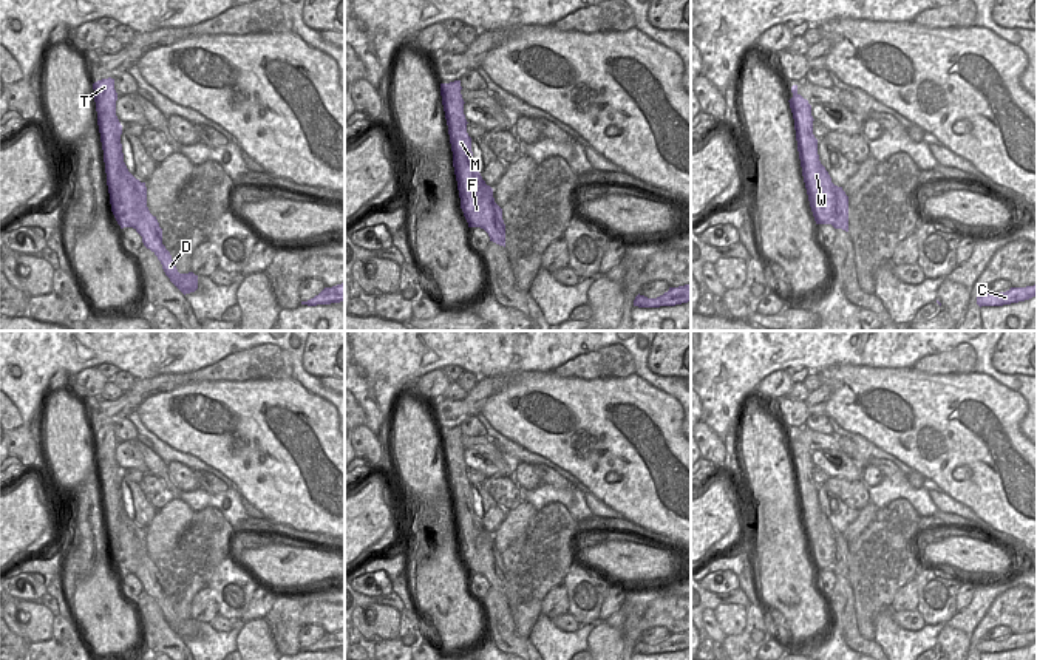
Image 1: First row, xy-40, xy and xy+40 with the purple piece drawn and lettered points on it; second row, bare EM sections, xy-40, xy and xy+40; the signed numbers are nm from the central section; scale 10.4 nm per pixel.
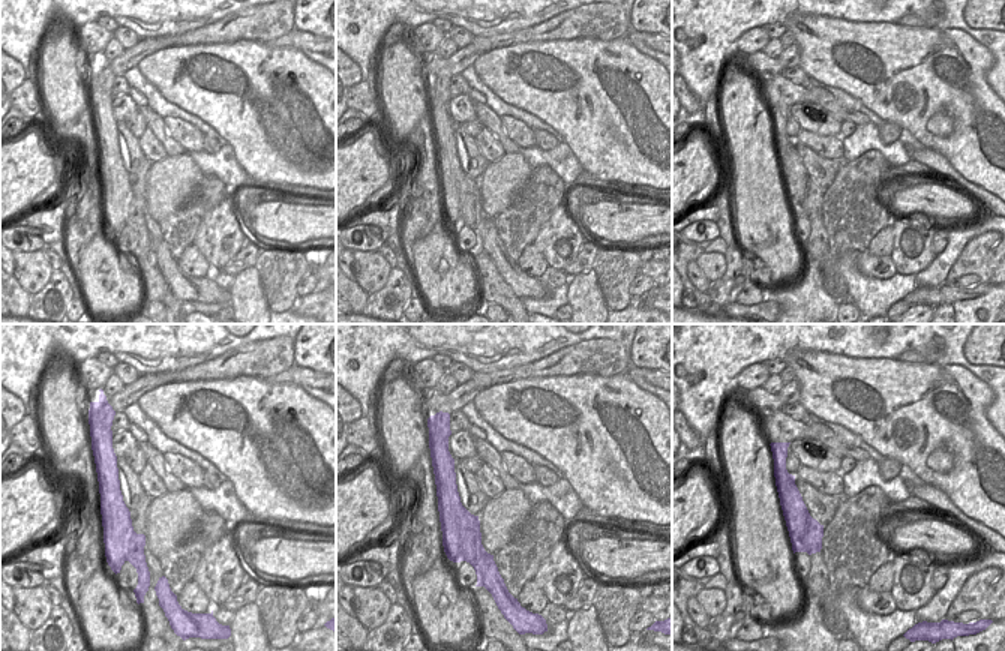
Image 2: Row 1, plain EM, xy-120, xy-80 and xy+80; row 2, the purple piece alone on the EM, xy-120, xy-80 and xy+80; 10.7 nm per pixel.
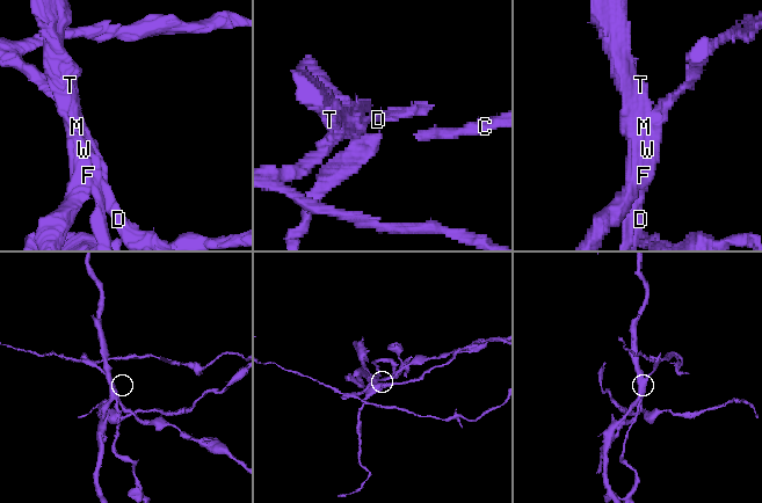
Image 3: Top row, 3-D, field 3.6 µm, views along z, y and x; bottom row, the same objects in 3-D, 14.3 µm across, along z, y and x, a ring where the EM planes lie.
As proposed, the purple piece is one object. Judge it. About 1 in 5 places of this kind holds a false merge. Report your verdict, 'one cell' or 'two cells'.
two cells

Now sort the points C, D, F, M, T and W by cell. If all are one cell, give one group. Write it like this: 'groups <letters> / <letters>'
groups C D F W / M T

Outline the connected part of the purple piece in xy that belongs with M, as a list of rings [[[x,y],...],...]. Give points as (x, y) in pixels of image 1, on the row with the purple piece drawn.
[[[461,80],[440,83],[442,105],[448,125],[450,144],[453,151],[453,167],[457,181],[459,195],[464,193],[464,165],[473,158],[471,138],[467,133],[467,119],[464,114],[464,99],[461,94]]]

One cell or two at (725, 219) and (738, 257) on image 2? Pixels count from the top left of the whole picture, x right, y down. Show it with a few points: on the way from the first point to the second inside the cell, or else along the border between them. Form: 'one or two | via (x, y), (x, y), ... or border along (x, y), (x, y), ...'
two | border along (735, 239), (728, 246)

